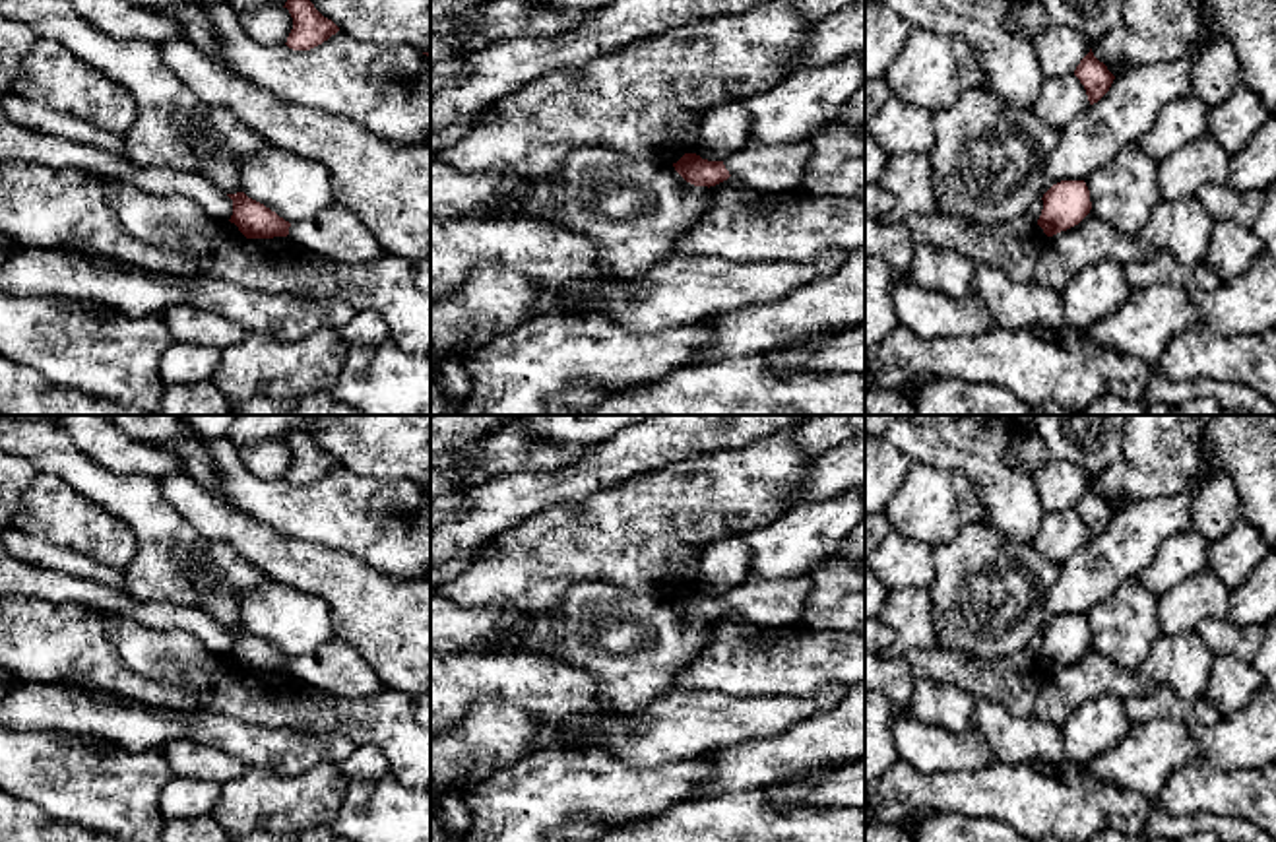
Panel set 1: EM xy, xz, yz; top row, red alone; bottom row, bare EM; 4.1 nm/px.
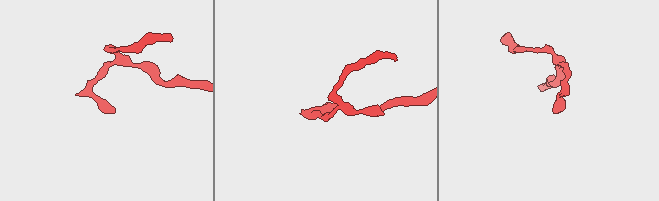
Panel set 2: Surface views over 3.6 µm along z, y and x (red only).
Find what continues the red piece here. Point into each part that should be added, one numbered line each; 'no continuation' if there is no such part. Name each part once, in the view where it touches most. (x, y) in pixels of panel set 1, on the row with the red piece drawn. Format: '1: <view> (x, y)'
1: xz (768, 167)

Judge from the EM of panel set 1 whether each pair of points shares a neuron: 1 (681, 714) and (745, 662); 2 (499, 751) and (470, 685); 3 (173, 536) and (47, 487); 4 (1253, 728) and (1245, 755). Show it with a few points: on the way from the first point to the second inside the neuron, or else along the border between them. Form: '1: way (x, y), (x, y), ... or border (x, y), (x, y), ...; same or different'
1: border (677, 687), (755, 699); different
2: border (522, 707), (497, 697), (481, 697), (450, 728); different
3: border (68, 485), (117, 515), (130, 528), (138, 544); different
4: way (1253, 734), (1245, 749); same

